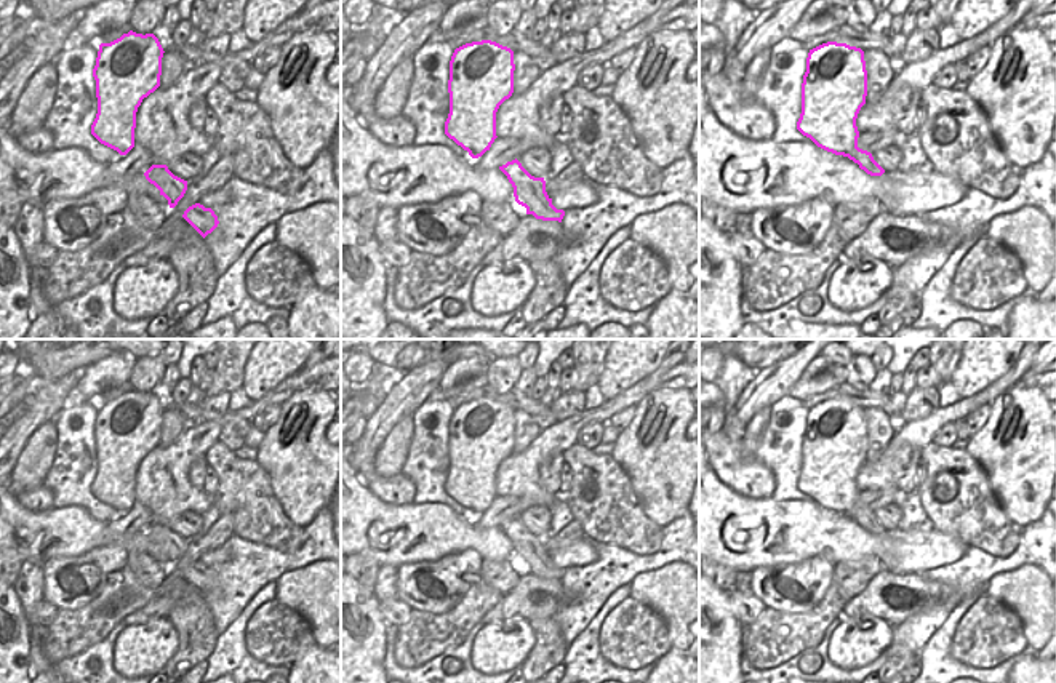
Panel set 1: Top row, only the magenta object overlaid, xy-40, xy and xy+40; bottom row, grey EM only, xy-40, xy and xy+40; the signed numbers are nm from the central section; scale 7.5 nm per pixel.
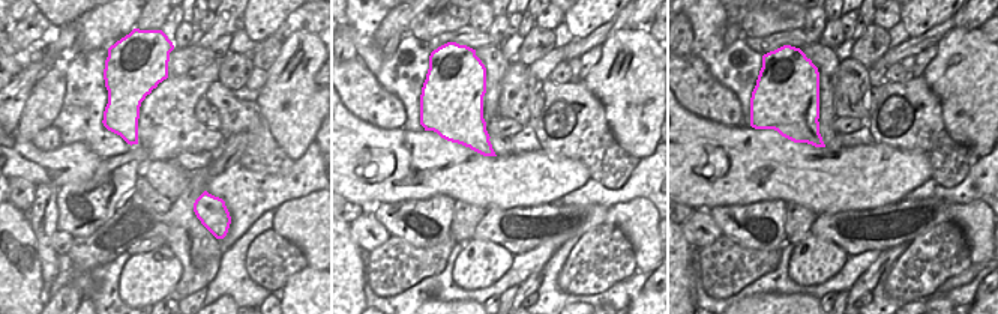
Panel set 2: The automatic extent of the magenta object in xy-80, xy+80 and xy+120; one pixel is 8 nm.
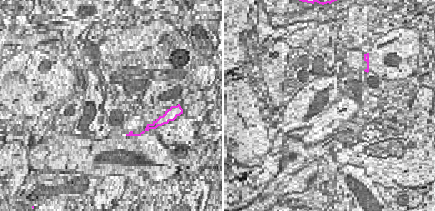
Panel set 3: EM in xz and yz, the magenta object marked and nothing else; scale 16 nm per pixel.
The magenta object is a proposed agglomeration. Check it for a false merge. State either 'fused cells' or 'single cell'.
single cell

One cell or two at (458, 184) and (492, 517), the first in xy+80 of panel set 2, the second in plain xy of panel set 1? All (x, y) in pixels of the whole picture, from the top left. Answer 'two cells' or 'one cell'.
two cells

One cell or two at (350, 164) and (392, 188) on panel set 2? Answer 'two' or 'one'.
one

